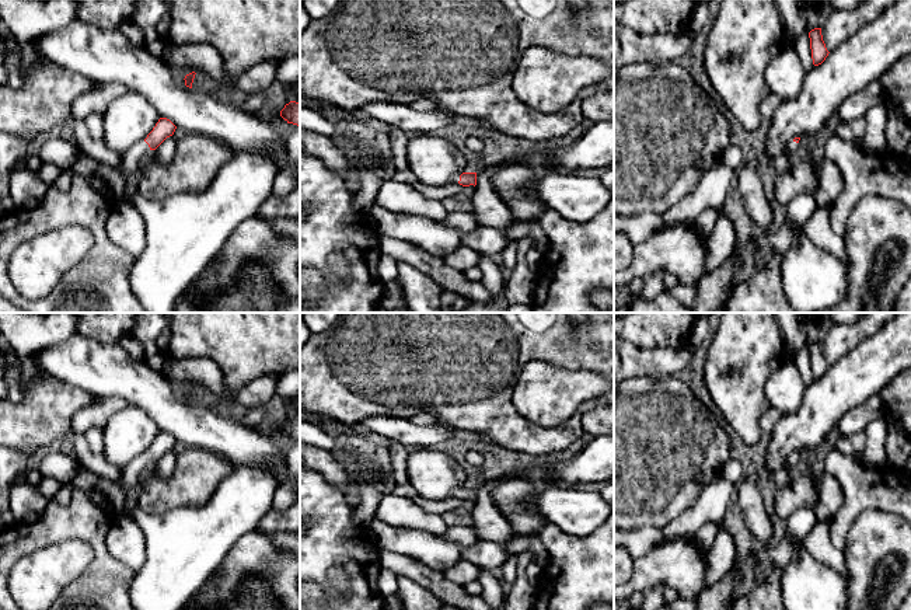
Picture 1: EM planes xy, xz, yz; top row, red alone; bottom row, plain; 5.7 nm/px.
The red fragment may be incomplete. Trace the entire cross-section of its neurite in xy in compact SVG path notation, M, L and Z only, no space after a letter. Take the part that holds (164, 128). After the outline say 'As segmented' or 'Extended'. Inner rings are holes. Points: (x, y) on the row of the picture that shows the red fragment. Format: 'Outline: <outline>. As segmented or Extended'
Outline: M160 118L147 137L136 143L118 168L101 164L77 150L74 142L57 133L49 135L38 144L35 154L43 164L56 164L62 171L73 168L83 175L98 192L107 192L116 201L125 198L128 181L139 171L140 164L151 150L156 150L167 137L172 136L177 126L167 118Z. Extended

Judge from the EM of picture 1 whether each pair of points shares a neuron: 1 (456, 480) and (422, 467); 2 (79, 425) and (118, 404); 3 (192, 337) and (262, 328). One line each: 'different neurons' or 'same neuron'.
1: same neuron
2: same neuron
3: same neuron

